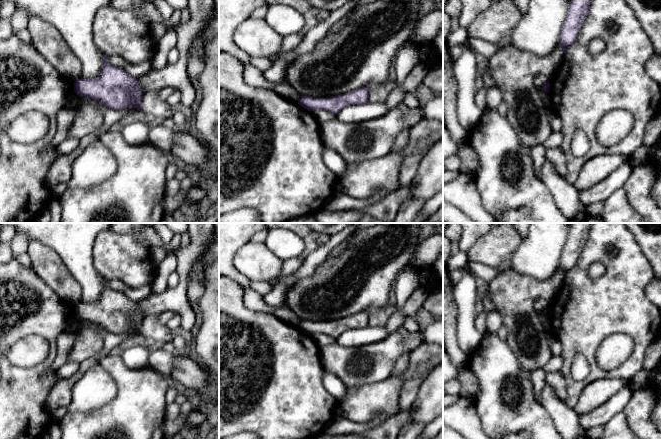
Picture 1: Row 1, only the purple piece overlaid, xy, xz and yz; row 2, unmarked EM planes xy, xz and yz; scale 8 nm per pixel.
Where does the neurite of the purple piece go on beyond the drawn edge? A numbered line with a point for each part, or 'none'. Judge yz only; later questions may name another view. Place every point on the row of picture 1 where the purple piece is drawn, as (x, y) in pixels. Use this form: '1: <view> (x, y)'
none

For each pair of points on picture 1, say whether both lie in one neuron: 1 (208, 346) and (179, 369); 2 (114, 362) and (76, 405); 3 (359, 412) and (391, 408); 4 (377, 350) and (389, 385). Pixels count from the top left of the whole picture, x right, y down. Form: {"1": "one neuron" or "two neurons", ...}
{"1": "two neurons", "2": "two neurons", "3": "one neuron", "4": "two neurons"}

